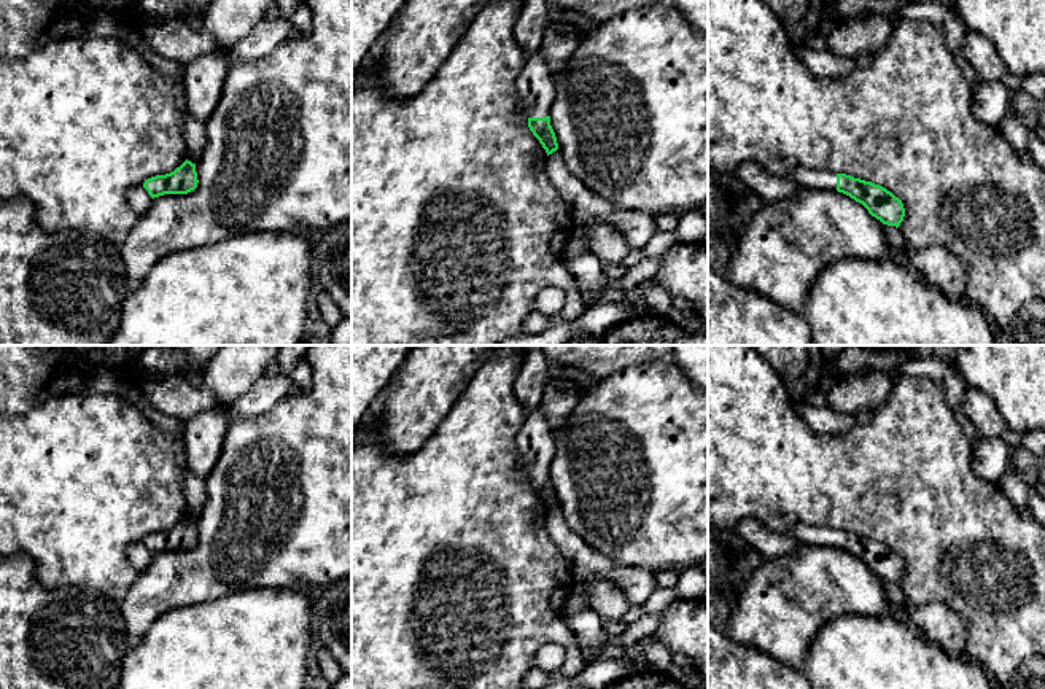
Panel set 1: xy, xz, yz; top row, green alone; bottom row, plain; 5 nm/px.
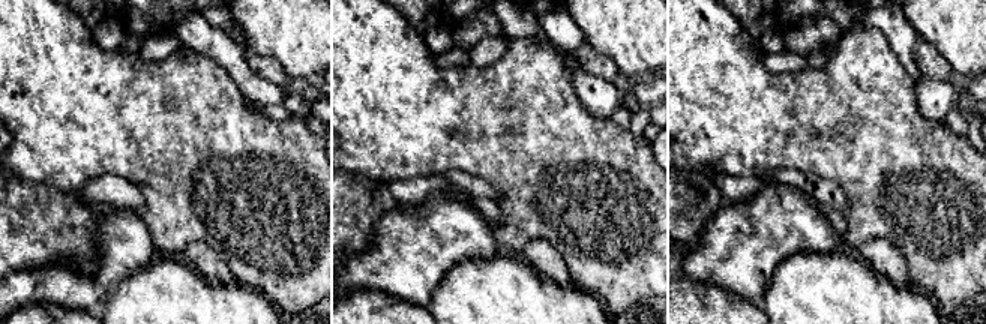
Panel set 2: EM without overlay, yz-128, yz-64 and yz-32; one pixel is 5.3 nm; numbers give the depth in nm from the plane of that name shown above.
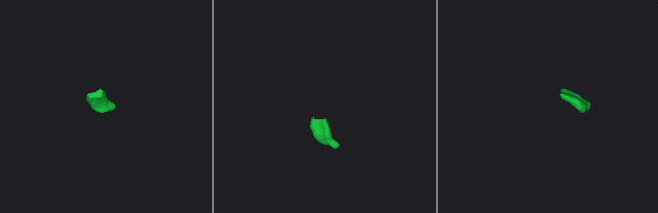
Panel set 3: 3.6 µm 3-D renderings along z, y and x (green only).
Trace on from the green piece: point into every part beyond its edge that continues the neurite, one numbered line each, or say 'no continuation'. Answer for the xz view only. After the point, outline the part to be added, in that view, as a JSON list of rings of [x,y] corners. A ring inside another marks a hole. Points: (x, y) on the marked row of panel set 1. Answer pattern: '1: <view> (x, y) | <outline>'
1: xz (536, 91) | [[[542,53],[531,54],[517,78],[517,107],[528,118],[550,116],[555,83],[549,60]]]

